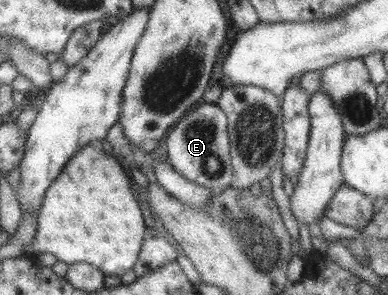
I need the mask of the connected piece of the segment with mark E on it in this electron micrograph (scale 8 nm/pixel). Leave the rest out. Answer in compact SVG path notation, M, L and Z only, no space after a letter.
M201 102L188 112L167 136L168 161L180 174L197 185L214 190L215 194L229 187L233 170L229 157L227 116L214 103Z

